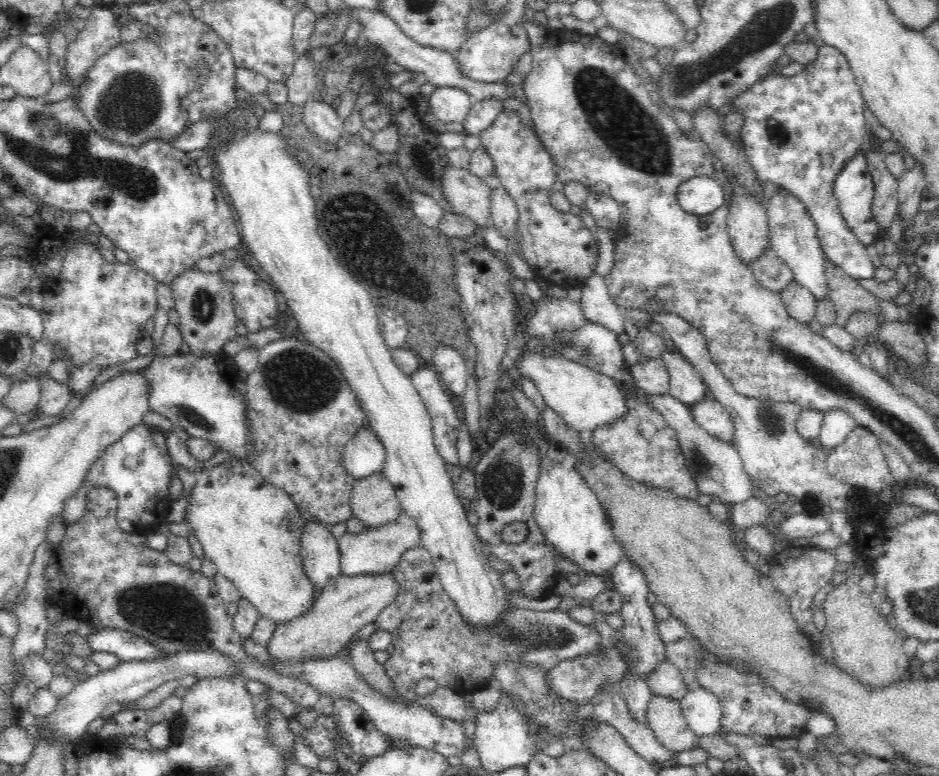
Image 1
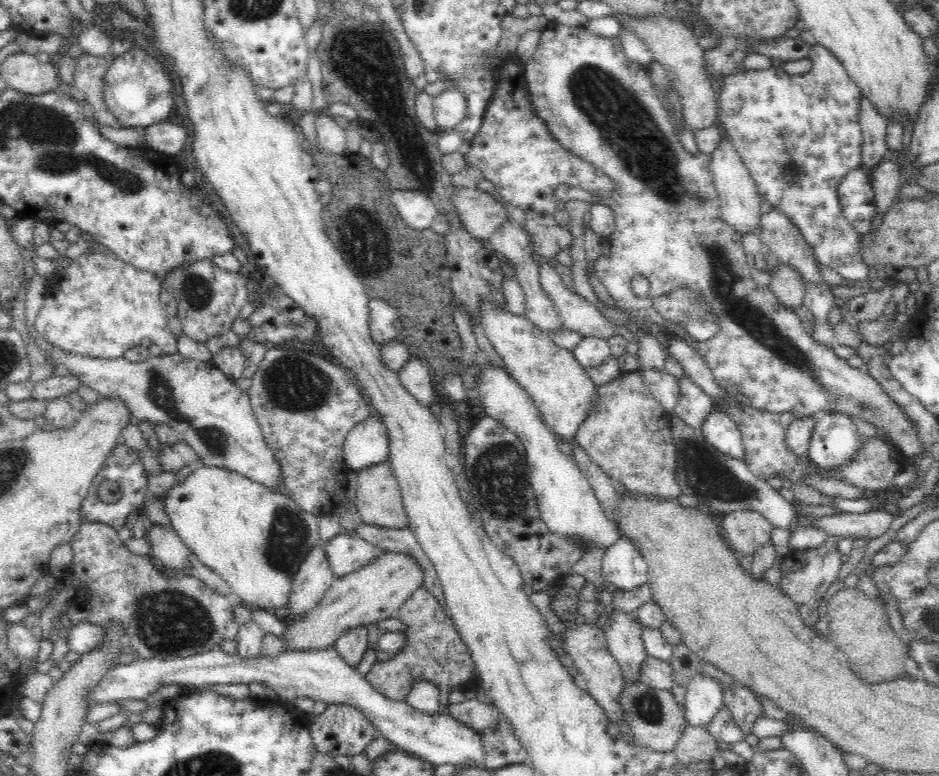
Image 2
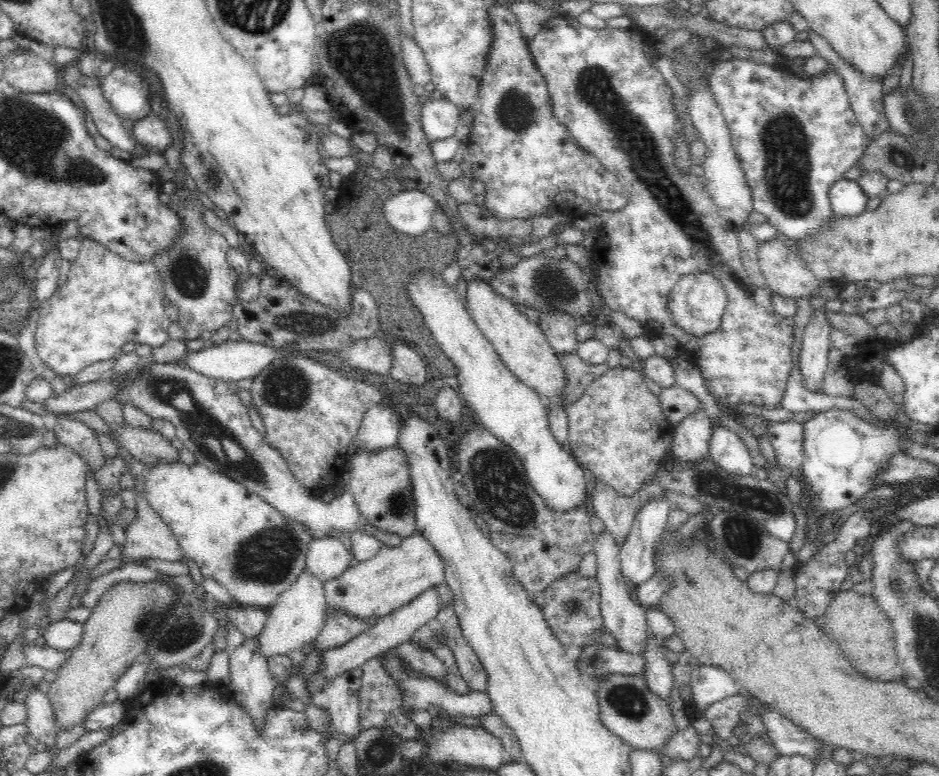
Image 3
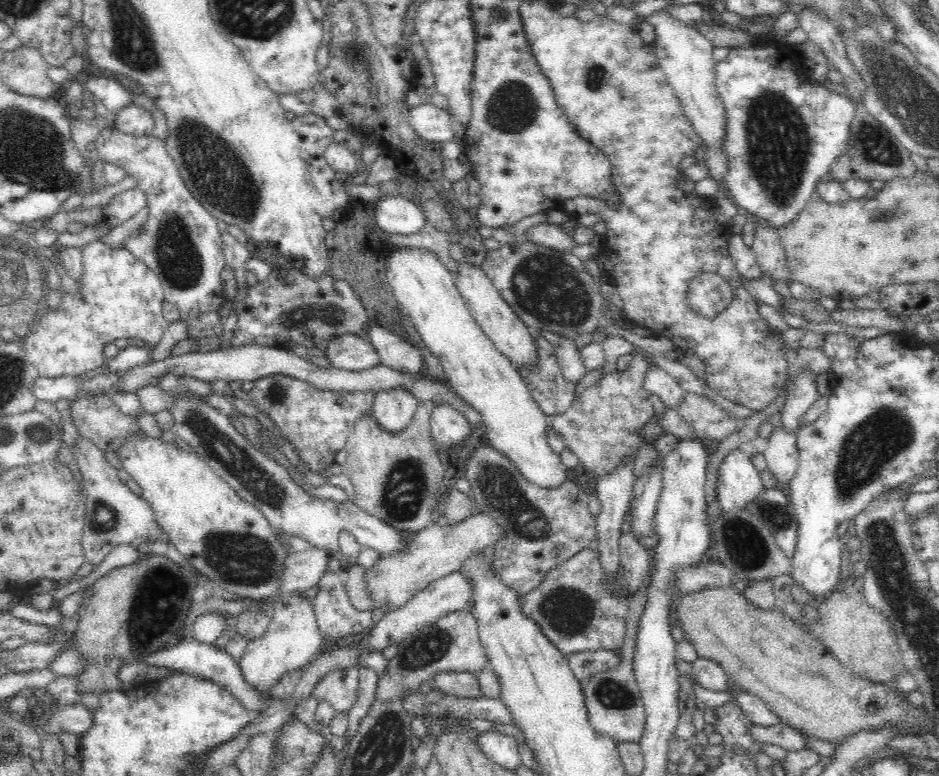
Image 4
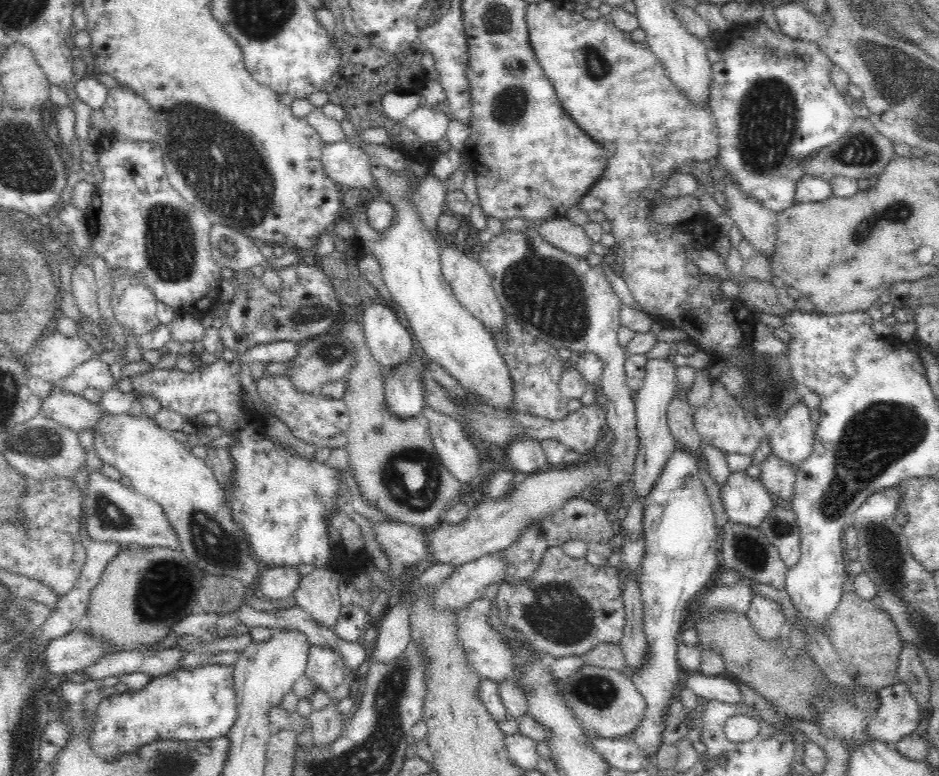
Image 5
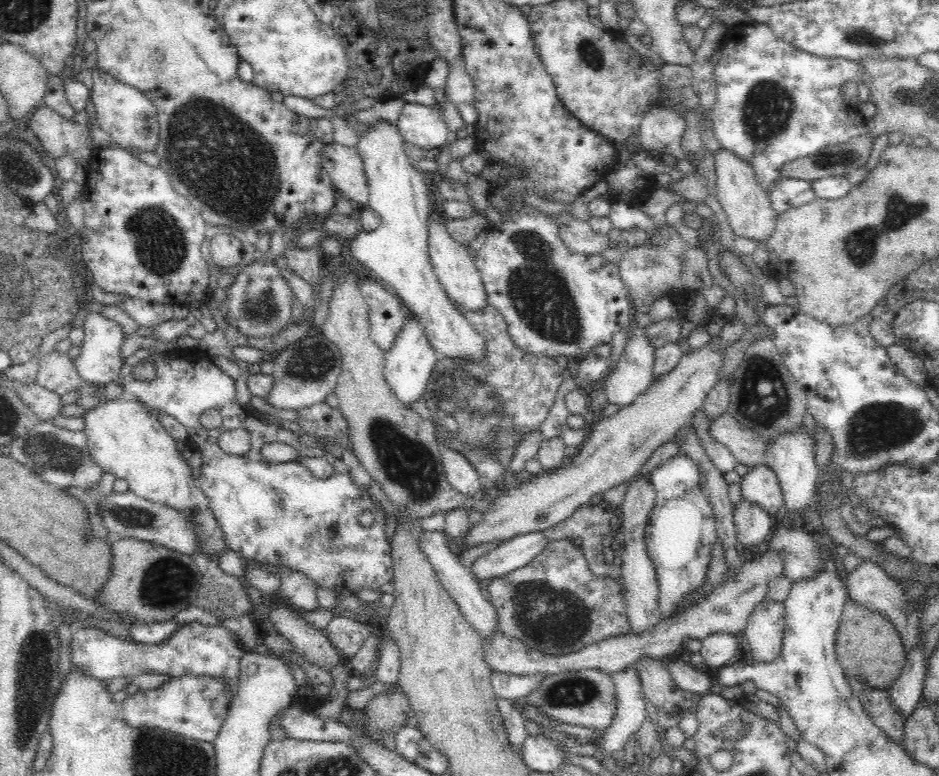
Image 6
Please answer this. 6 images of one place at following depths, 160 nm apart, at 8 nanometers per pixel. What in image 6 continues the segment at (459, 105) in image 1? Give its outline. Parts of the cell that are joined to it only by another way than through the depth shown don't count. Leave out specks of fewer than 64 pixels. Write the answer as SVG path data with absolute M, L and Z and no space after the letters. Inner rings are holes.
M405 103L396 125L402 139L419 149L444 146L450 133L436 106Z

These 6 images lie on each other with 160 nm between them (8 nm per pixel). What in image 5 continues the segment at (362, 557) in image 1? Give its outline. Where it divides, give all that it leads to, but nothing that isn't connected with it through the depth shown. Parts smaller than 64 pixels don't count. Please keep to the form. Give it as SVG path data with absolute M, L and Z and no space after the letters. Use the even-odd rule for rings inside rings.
M297 566L267 567L258 576L258 595L267 600L290 597L298 588L300 574Z

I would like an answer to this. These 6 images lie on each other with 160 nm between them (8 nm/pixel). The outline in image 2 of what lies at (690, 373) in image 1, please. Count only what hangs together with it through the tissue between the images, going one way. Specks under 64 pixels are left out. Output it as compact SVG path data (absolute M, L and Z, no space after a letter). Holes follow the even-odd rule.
M682 377L679 383L681 395L674 414L680 417L686 425L701 430L709 412L717 405L714 404L712 397L702 391L690 377Z

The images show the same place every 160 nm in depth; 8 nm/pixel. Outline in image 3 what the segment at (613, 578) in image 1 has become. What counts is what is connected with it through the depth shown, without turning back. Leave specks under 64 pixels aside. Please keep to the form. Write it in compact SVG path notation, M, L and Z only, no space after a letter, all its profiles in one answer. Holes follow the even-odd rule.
M649 499L638 510L634 516L631 532L628 534L626 544L620 547L620 561L622 561L622 572L624 578L633 587L646 582L654 572L657 571L654 565L656 556L656 545L661 536L665 533L665 525L671 512L672 504L662 499Z

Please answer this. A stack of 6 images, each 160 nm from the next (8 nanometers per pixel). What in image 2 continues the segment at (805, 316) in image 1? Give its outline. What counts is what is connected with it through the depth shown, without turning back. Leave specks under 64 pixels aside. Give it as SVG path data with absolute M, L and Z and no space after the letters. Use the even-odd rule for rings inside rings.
M778 264L772 270L771 280L767 287L789 309L802 305L806 290L808 290L801 272L789 264Z

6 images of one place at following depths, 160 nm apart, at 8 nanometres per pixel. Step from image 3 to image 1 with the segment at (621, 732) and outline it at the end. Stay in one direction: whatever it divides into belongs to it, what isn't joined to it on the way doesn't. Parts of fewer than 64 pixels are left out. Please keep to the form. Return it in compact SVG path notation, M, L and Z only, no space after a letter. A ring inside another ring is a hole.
M652 693L646 706L646 724L656 741L673 753L694 749L697 734L690 730L679 700Z

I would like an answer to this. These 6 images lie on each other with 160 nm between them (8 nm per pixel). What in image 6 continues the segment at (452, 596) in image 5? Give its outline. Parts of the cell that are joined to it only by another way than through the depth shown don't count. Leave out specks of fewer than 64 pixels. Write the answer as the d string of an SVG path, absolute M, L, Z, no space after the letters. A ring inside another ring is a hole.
M535 531L522 534L498 544L494 550L478 558L469 568L473 578L481 583L504 576L512 570L527 566L544 548L550 539L546 539L544 532Z

